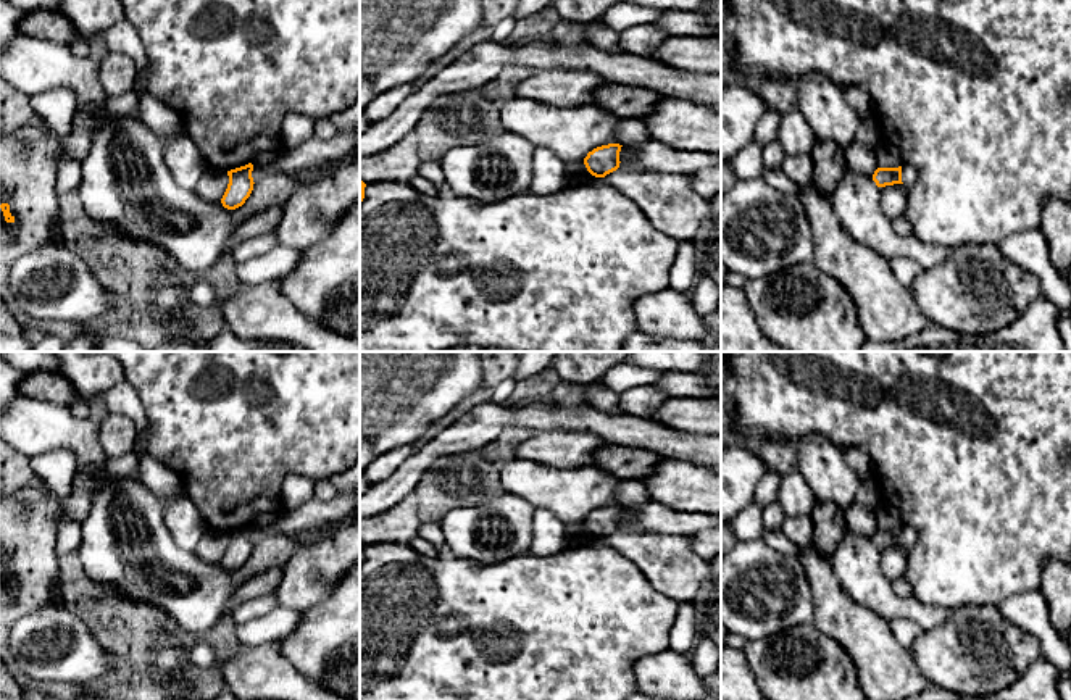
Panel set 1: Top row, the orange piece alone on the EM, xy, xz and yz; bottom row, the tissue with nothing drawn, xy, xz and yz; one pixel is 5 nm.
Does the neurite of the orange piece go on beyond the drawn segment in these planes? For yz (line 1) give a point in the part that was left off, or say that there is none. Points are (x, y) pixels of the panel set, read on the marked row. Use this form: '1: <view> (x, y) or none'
1: none

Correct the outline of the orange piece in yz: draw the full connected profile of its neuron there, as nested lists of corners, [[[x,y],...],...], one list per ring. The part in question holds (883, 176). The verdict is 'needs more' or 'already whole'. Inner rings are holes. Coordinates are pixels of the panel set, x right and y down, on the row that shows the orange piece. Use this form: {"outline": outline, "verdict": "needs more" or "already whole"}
{"outline": [[[902,166],[898,168],[877,168],[873,174],[873,181],[877,187],[903,184],[902,182]]], "verdict": "already whole"}

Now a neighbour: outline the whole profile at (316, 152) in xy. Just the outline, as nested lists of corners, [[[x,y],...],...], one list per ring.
[[[339,131],[331,139],[313,135],[302,145],[285,147],[284,153],[266,166],[253,166],[252,177],[256,182],[266,173],[303,173],[323,168],[345,156],[356,144],[356,135],[350,131]]]

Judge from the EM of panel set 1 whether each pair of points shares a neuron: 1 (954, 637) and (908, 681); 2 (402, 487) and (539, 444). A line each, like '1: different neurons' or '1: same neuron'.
1: different neurons
2: different neurons

